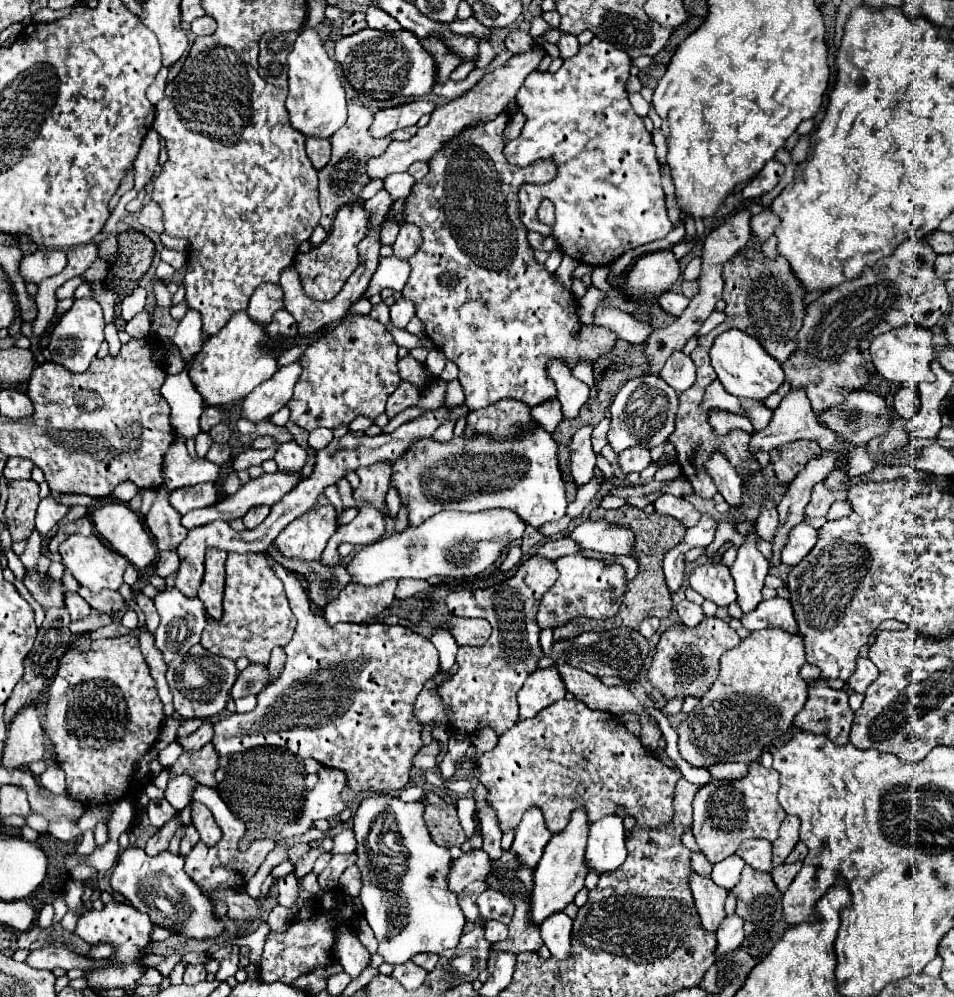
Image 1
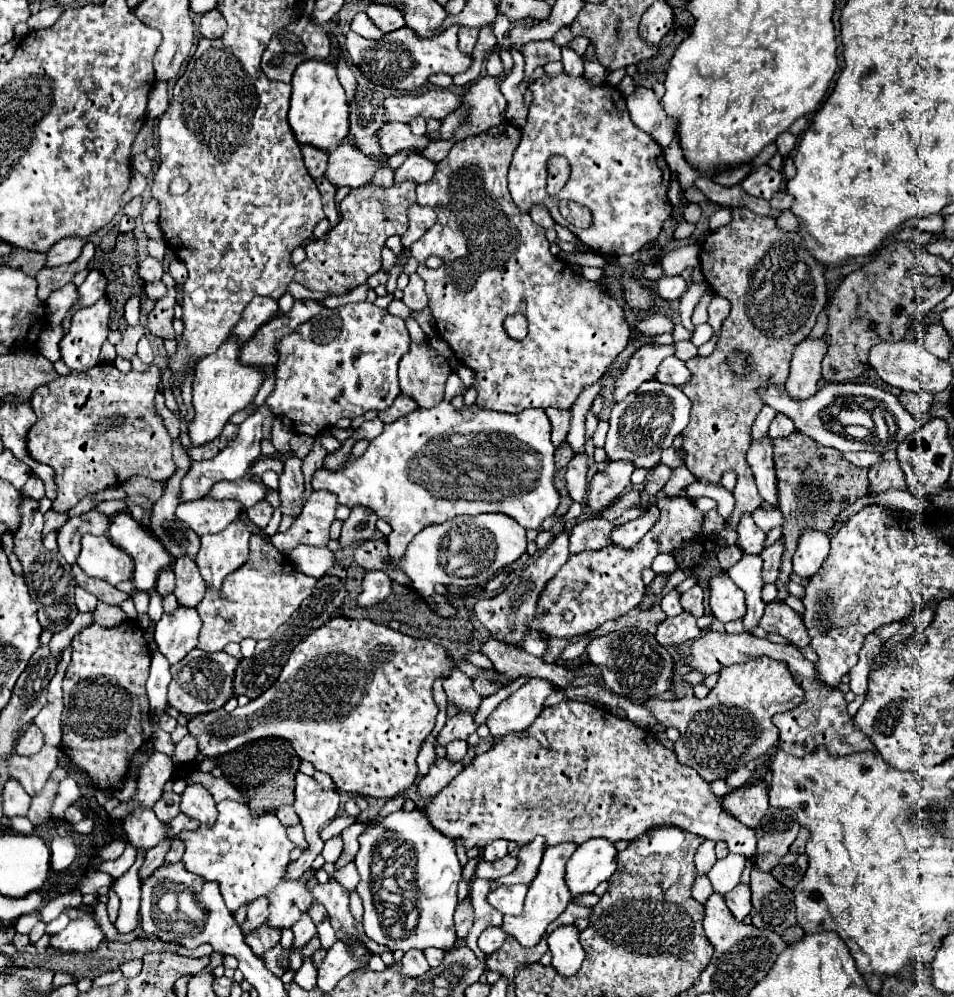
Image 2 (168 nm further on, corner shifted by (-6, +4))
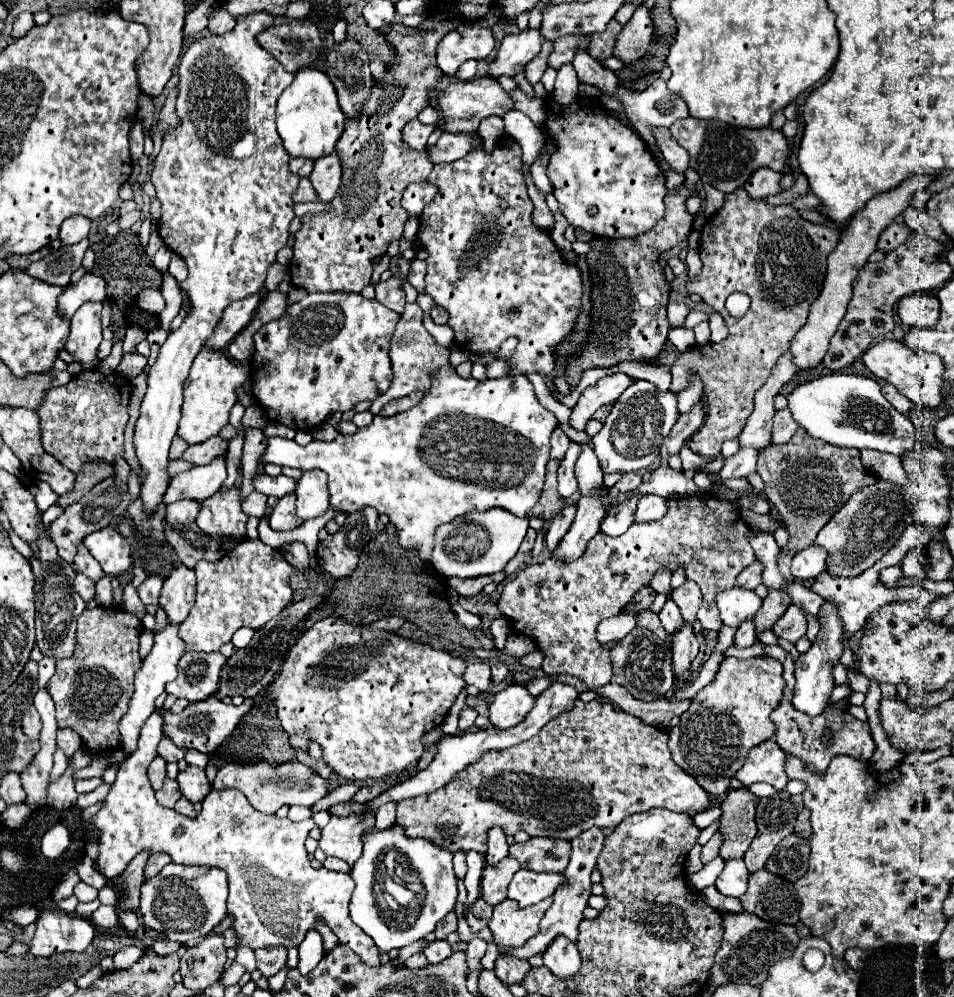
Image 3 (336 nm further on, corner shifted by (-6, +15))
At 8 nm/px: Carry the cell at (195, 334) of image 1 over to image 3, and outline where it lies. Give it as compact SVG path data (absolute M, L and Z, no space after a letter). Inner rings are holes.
M216 458L212 460L212 464L206 466L194 466L192 470L180 472L170 480L170 486L164 494L164 502L172 504L184 498L202 502L214 492L218 492L224 480L226 480L226 458Z

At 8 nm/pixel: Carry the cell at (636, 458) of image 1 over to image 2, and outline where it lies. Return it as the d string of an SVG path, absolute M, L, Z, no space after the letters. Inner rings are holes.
M614 461L600 473L596 473L590 481L588 489L588 509L600 513L608 507L626 487L630 487L630 475L634 473L634 463L630 461Z

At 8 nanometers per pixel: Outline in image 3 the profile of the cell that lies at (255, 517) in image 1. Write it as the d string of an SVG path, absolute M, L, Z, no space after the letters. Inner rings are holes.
M252 492L250 496L246 496L246 498L242 500L242 510L244 510L244 514L248 514L248 516L262 518L262 516L266 514L266 510L268 510L268 506L266 506L266 496L260 494L260 492Z

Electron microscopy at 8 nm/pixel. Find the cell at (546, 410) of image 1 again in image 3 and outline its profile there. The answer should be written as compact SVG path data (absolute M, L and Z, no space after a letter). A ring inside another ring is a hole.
M556 428L556 430L552 432L550 442L552 442L552 452L550 452L550 456L552 456L552 460L558 460L558 462L560 462L560 460L564 458L564 454L566 454L568 446L570 446L570 438L568 438L560 428Z

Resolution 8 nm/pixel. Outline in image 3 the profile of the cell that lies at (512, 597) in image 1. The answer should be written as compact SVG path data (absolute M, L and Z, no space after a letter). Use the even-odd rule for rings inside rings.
M570 504L570 506L566 506L560 514L556 514L556 516L550 520L548 530L546 530L546 536L544 536L548 552L552 552L552 548L556 548L556 544L562 540L564 532L568 532L568 528L570 528L570 524L572 524L572 520L574 520L574 514L576 514L576 506Z

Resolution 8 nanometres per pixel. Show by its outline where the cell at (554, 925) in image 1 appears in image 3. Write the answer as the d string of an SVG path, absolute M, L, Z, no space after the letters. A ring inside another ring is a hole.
M560 938L548 946L544 952L544 966L560 980L572 978L580 968L580 954L576 952L576 944Z

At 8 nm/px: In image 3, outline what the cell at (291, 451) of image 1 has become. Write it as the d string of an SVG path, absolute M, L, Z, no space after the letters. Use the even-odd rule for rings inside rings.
M284 496L284 500L278 500L270 514L270 526L274 530L294 530L302 526L302 520L296 518L296 496Z

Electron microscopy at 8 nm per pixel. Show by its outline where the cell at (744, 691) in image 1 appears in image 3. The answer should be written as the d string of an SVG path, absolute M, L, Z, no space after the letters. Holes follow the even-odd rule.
M764 656L750 660L726 658L720 664L716 678L702 688L690 708L680 716L680 724L670 730L672 760L712 796L728 792L730 782L742 768L748 752L774 736L770 720L772 710L780 704L784 694L782 664Z

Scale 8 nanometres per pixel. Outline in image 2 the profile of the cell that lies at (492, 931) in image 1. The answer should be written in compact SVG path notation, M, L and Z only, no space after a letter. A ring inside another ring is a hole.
M488 927L488 929L484 929L482 935L478 937L478 947L480 947L480 951L482 951L484 955L490 955L492 951L496 951L496 949L504 943L506 937L508 937L508 935L504 933L502 927Z

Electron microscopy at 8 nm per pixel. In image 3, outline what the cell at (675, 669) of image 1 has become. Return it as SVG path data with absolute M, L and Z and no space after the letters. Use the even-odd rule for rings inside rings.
M766 646L766 656L778 660L784 668L784 680L786 680L786 690L784 690L784 700L780 702L780 706L772 712L772 722L776 724L776 734L774 740L776 744L786 752L792 754L796 758L800 758L806 766L806 770L814 772L814 774L824 774L830 760L844 754L844 756L852 756L856 760L868 762L876 750L874 740L870 736L870 726L866 722L856 720L854 716L850 716L848 710L840 710L834 704L830 704L820 716L810 718L810 716L800 716L800 712L796 712L790 704L792 700L792 684L794 680L794 660L790 658L790 654L780 648L780 646Z

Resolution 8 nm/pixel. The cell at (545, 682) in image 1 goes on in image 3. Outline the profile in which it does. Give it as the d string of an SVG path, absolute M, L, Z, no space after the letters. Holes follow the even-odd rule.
M510 684L494 696L488 718L496 728L512 728L524 720L524 716L532 710L532 704L534 698L528 694L526 686Z

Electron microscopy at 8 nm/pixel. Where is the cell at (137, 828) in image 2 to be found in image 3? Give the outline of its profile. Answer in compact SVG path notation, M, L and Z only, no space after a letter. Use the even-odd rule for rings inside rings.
M156 712L142 728L138 750L120 764L116 782L92 818L100 832L98 870L112 880L142 850L150 850L150 854L164 852L176 864L222 868L228 874L230 888L226 914L232 918L230 928L236 932L238 948L298 948L306 932L316 930L316 922L322 920L338 936L338 942L350 946L364 964L380 966L378 948L348 916L348 900L354 888L350 874L310 866L304 840L314 828L314 820L290 822L288 818L268 816L254 810L242 792L214 788L204 798L202 812L196 818L162 808L146 776L160 738L162 718Z

